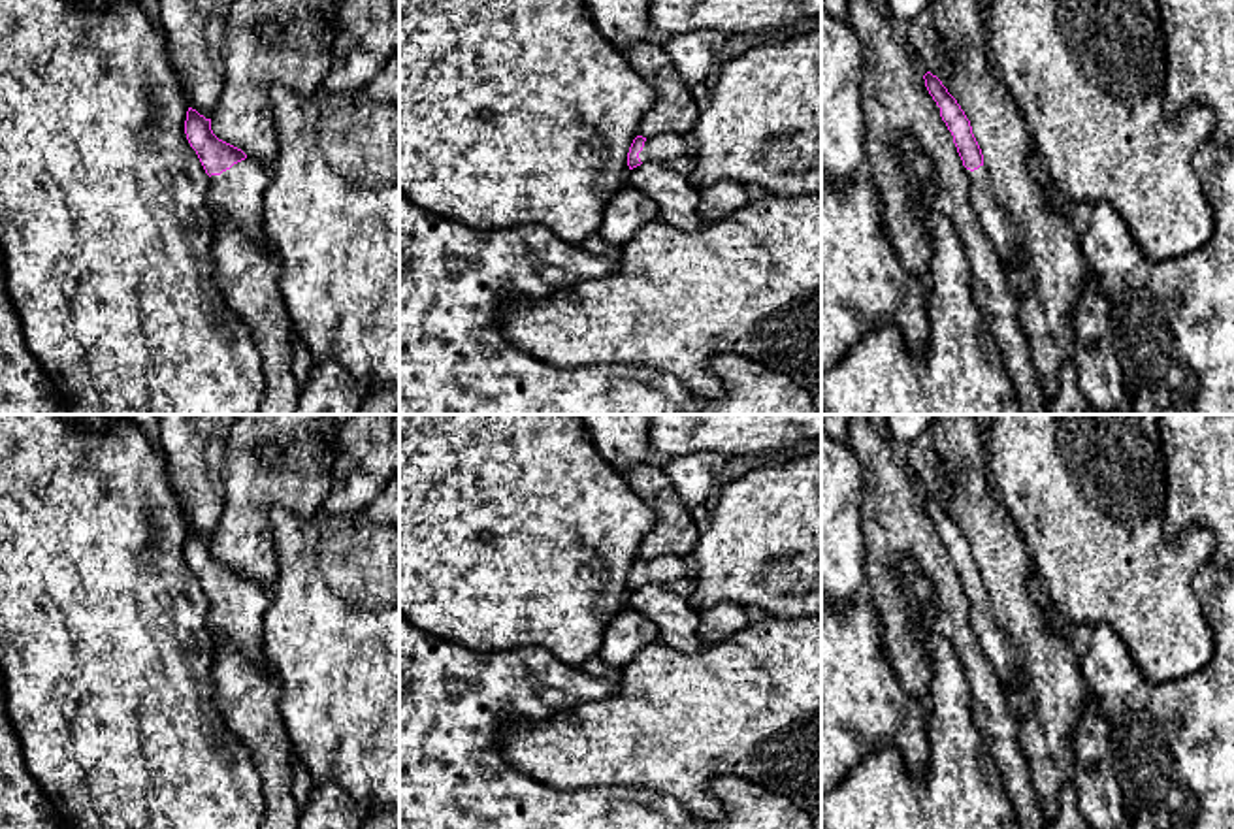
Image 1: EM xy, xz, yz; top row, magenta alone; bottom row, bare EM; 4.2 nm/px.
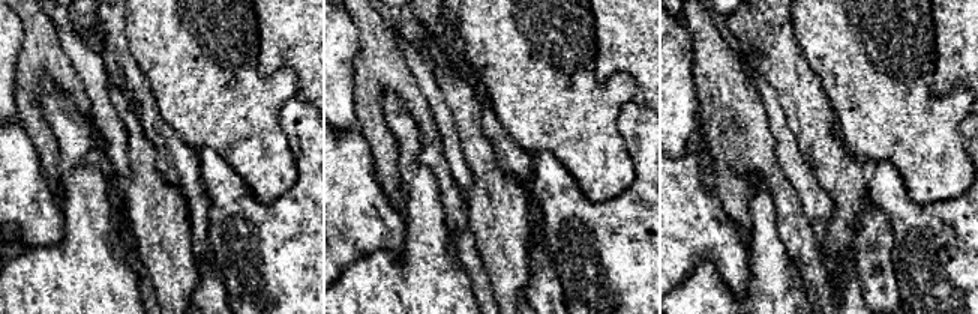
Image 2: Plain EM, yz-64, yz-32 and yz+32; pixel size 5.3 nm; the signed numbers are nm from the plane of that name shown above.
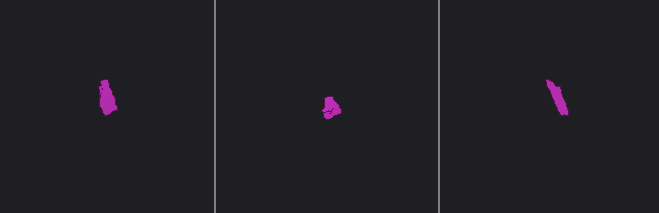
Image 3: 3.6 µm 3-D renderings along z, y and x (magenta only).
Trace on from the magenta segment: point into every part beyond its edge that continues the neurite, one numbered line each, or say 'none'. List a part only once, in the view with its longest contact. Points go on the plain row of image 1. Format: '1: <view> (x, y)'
1: xy (238, 615)

